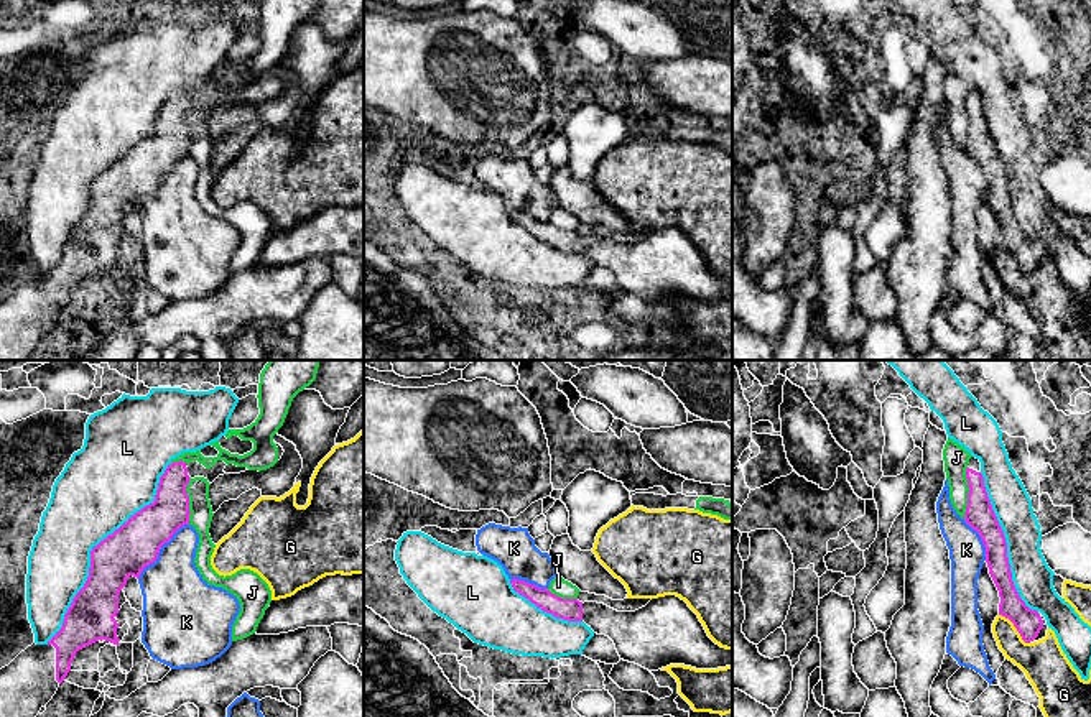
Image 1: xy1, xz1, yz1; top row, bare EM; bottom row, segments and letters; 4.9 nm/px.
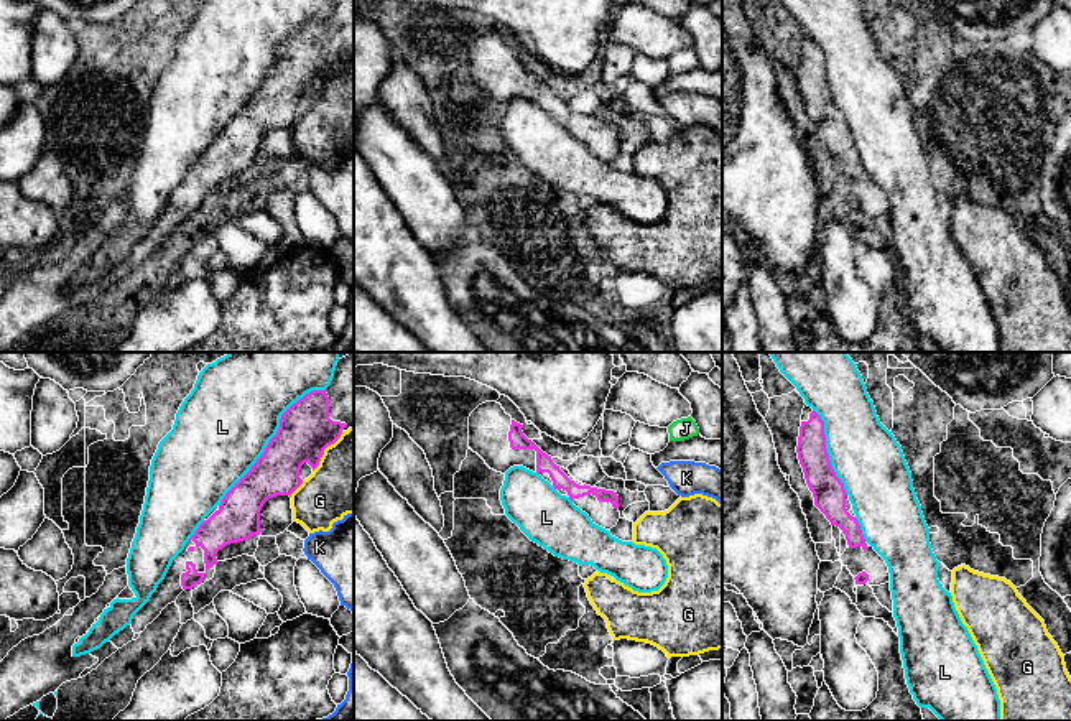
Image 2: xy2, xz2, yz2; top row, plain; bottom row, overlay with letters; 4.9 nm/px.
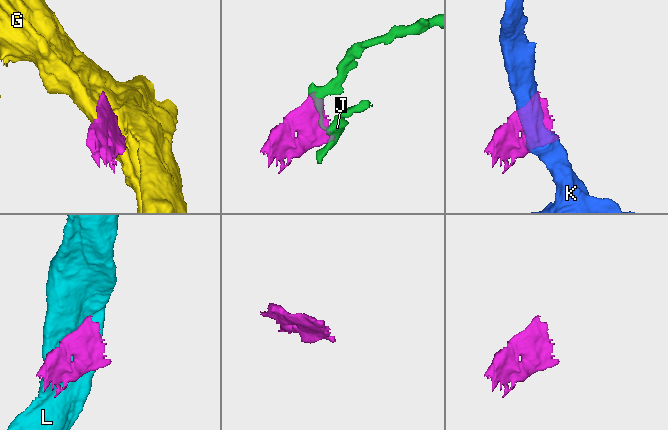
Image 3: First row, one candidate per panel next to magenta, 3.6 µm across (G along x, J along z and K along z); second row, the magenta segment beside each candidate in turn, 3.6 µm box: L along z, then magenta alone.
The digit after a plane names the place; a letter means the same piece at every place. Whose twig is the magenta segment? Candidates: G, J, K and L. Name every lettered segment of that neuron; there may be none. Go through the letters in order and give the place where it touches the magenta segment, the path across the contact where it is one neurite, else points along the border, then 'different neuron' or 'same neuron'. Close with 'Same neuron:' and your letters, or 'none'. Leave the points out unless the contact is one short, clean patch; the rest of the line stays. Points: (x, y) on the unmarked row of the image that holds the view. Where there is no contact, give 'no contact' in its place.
G: meets magenta in xy2 at (323, 83); different neuron
J: meets magenta in yz1 at (968, 125); border along yz1 (968, 99), (966, 143), (963, 150); different neuron
K: meets magenta in xy1 at (160, 180); different neuron
L: meets magenta in xy1 at (94, 178); different neuron
Same neuron: none

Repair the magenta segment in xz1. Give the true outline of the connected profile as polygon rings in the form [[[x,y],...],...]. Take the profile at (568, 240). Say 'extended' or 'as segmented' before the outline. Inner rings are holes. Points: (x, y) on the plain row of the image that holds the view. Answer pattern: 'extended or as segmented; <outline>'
extended; [[[520,210],[510,215],[543,243],[568,253],[584,253],[594,265],[609,268],[620,291],[648,303],[670,296],[696,301],[732,296],[732,281],[716,276],[698,247],[676,227],[652,230],[635,243],[617,243],[597,234],[561,230]]]

